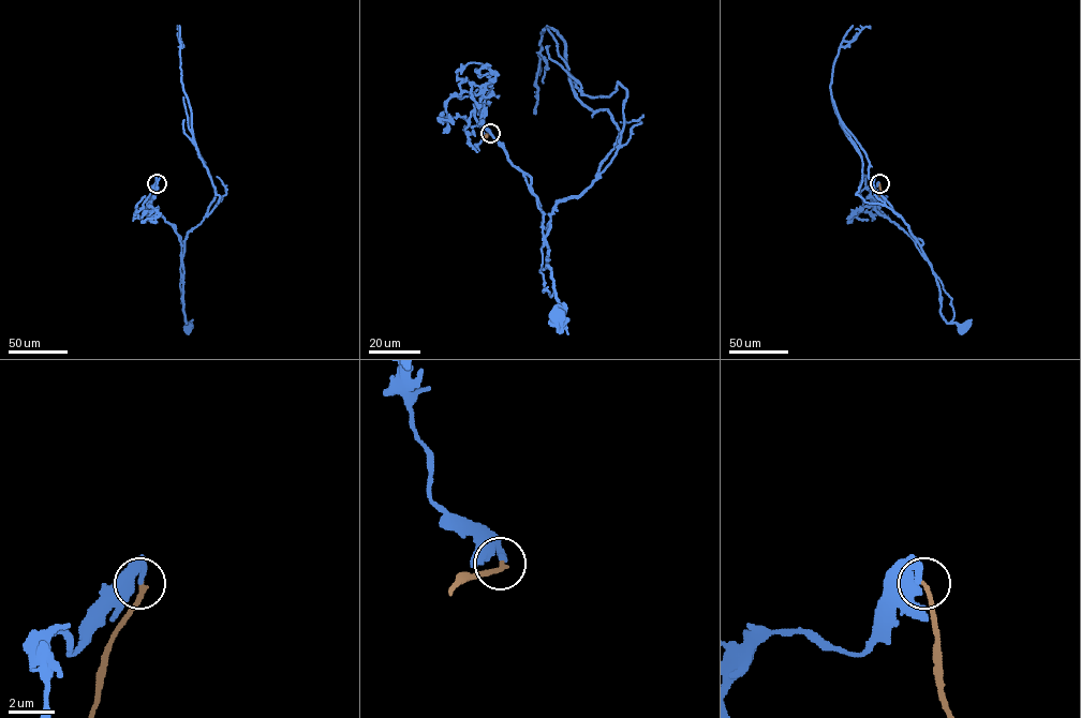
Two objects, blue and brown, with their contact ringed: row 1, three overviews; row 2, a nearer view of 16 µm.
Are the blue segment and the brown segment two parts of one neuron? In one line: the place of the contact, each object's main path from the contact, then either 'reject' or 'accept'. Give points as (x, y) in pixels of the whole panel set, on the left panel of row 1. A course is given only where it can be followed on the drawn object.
(157, 183) | blue via (157, 183), (152, 185), (151, 206), (172, 225), (180, 242), (182, 310), (184, 322), (190, 325), (187, 328) | brown via (157, 183), (153, 196) | reject

